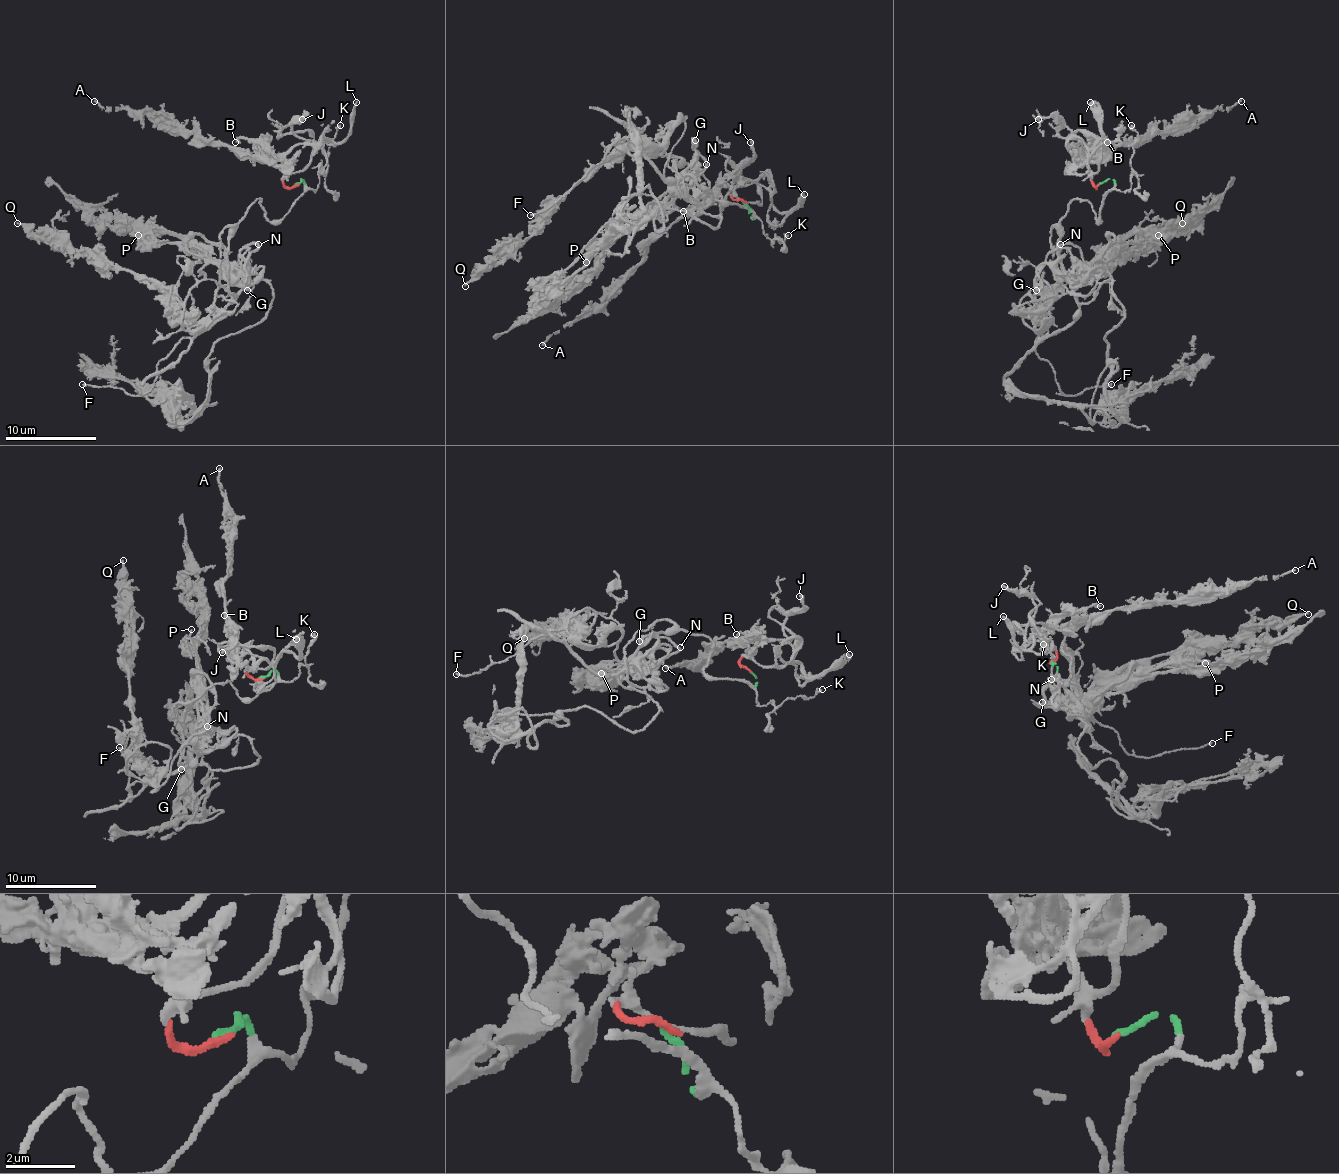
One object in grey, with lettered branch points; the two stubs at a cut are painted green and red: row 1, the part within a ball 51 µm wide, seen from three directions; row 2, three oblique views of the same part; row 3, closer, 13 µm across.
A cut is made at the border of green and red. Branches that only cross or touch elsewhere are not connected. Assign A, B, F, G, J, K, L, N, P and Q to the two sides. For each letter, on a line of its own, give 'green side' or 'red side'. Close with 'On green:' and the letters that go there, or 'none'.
A: red side
B: red side
F: green side
G: green side
J: red side
K: green side
L: red side
N: green side
P: green side
Q: green side
On green: F, G, K, N, P, Q

